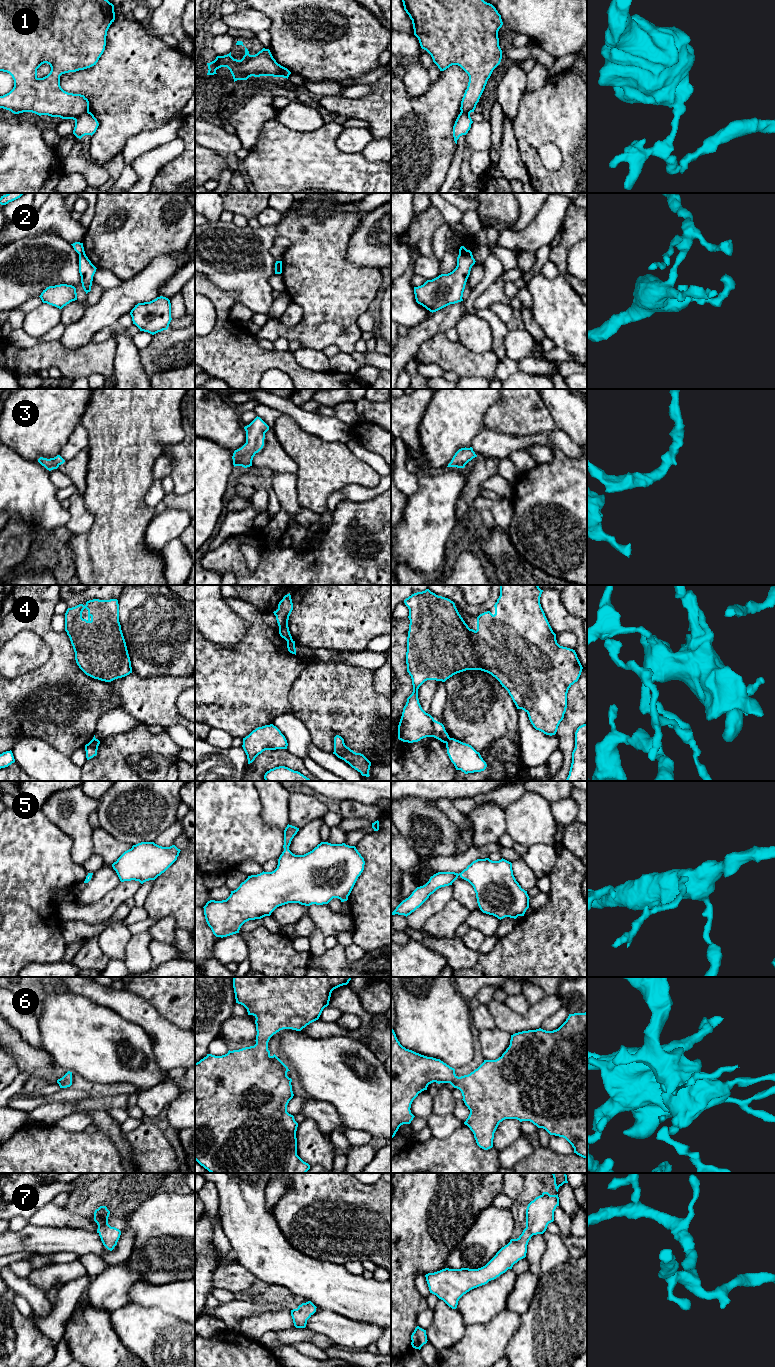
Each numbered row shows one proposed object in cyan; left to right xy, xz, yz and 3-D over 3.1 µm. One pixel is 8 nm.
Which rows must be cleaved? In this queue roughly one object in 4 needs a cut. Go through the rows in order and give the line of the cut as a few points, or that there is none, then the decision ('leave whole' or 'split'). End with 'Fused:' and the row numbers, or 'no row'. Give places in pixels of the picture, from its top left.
1: cut xy (88, 110), (74, 119); split
2: cut yz (459, 252), (471, 253); split
3: cut none; leave whole
4: cut xz (292, 639), (287, 642); split
5: cut none; leave whole
6: cut none; leave whole
7: cut none; leave whole
Fused: 1, 2, 4

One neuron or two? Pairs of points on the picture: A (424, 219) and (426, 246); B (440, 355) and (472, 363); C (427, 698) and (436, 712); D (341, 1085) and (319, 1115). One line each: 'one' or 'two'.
A: one
B: one
C: two
D: two

